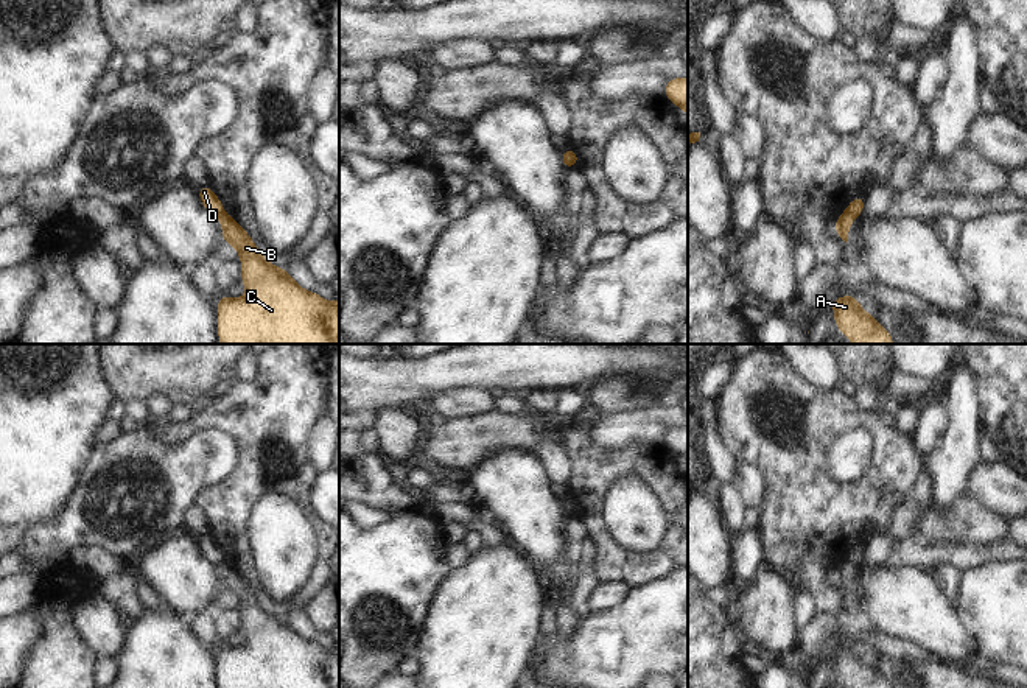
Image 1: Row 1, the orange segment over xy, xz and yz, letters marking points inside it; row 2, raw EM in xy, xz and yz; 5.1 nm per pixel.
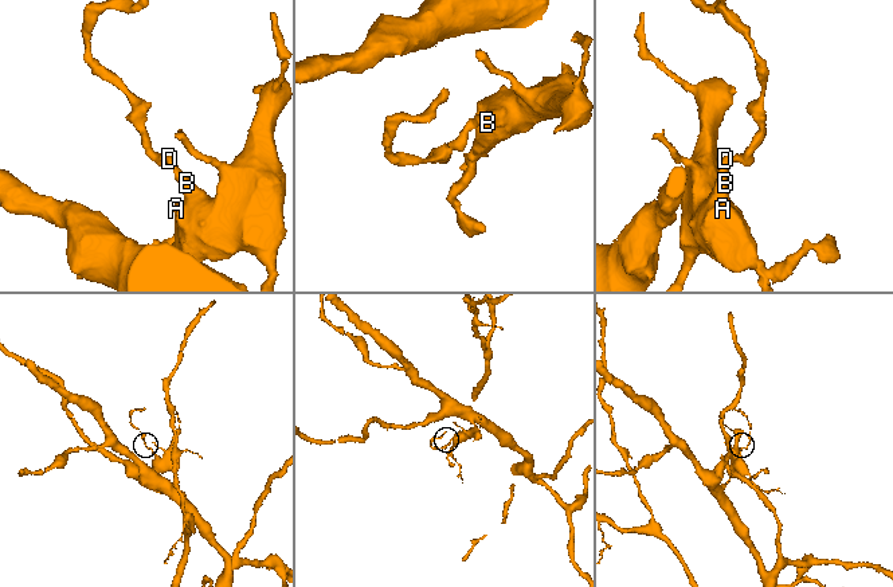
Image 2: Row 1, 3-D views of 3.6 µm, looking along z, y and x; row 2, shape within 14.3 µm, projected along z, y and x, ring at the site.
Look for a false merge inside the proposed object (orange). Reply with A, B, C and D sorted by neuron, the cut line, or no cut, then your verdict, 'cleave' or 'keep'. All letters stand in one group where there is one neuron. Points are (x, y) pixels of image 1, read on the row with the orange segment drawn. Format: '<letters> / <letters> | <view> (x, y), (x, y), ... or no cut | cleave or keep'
A B C / D | yz (845, 210), (853, 217) | cleave

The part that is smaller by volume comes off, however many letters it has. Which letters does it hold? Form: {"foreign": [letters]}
{"foreign": ["D"]}

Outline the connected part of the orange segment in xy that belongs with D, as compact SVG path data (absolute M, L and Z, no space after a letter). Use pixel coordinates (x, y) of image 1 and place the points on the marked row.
M210 185L199 187L198 195L199 195L202 205L207 209L207 212L212 216L219 216L224 213L224 207L219 198L213 193Z

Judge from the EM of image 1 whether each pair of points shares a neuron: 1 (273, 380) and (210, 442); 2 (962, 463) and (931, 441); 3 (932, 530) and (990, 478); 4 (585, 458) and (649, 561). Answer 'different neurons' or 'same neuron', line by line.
1: different neurons
2: different neurons
3: different neurons
4: same neuron

